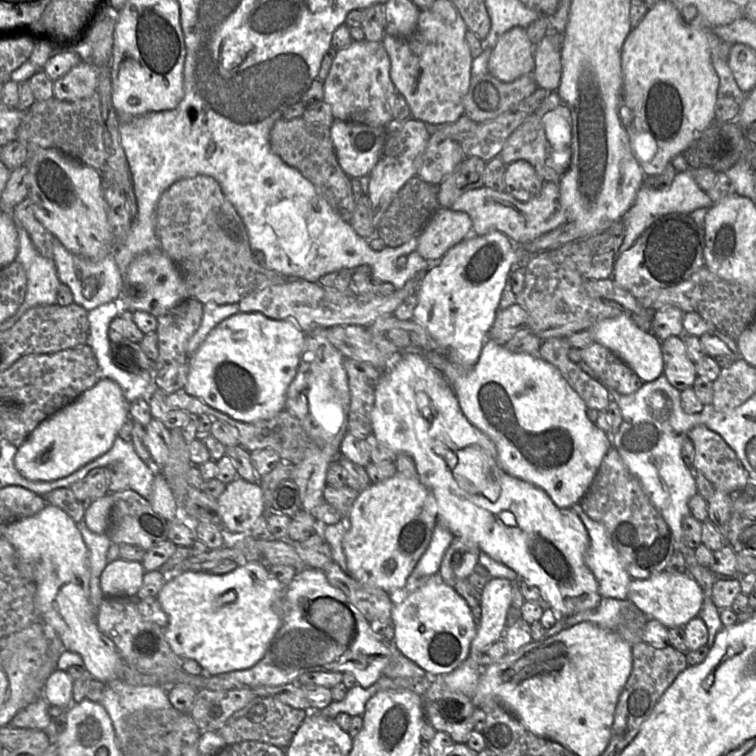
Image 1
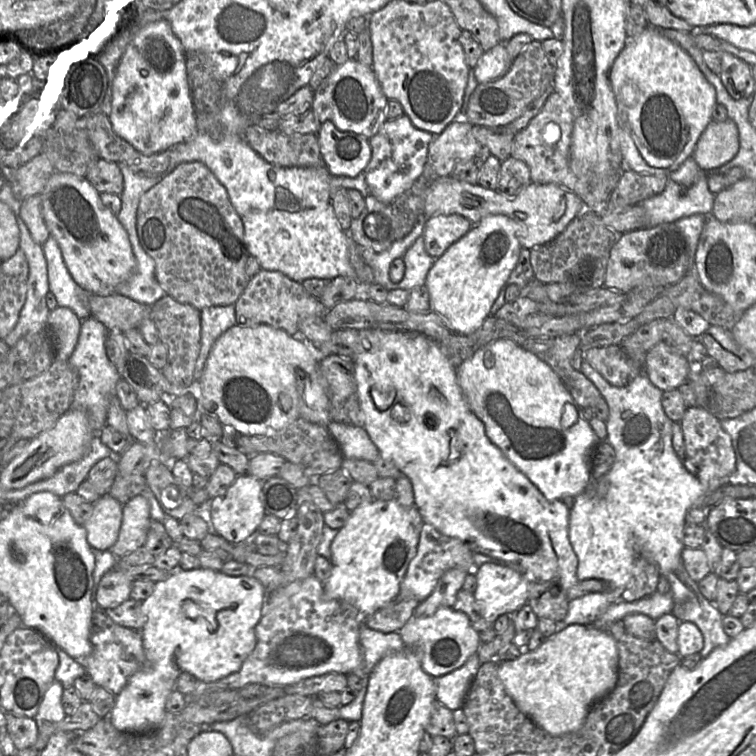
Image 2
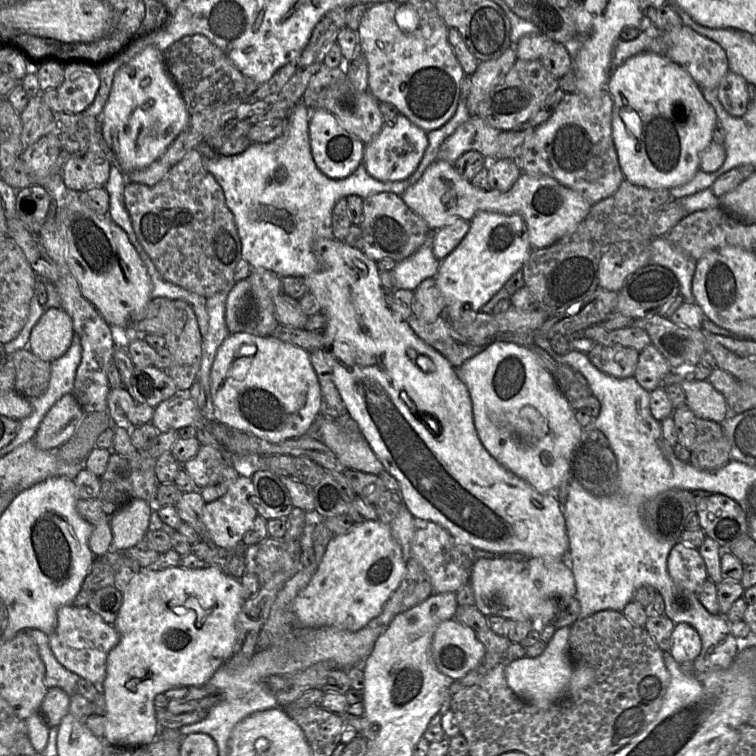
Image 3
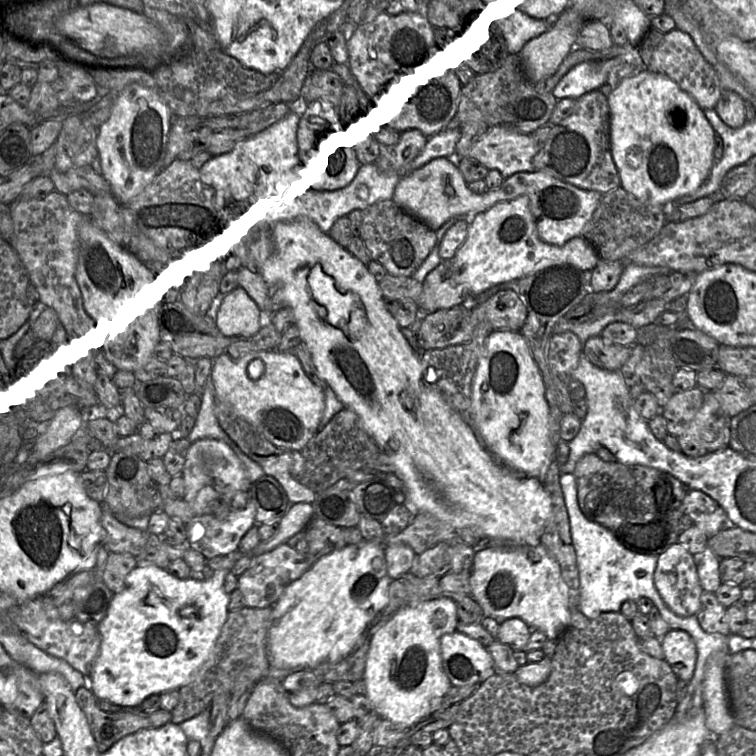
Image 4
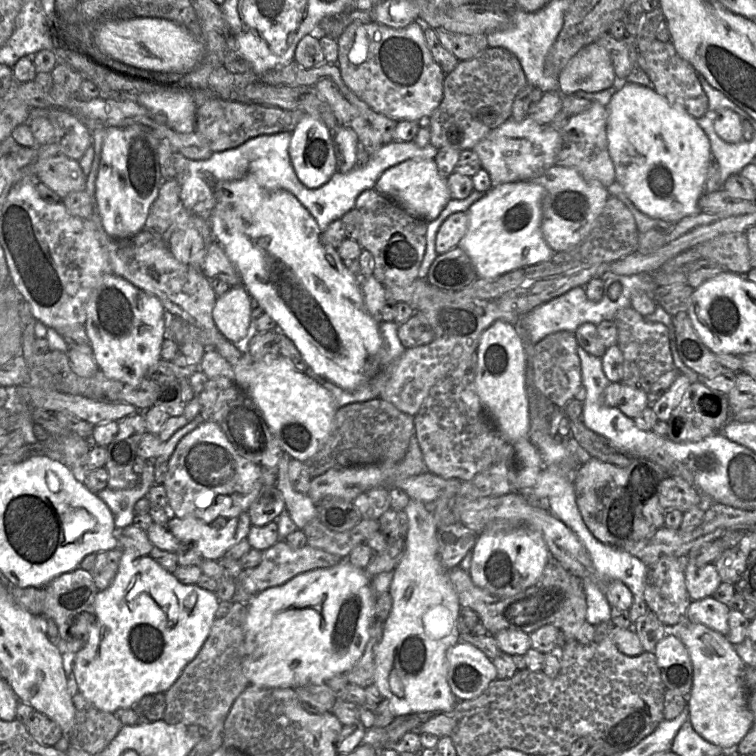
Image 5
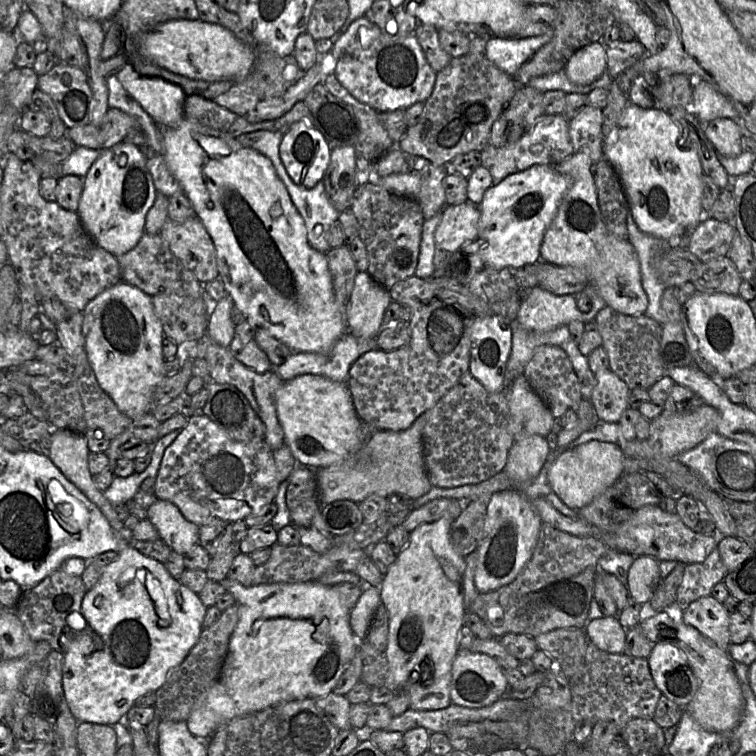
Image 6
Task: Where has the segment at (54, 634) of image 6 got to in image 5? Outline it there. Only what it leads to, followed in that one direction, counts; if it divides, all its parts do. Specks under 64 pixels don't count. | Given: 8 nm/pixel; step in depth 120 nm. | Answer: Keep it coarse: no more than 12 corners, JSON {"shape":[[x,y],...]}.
{"shape":[[77,568],[46,585],[43,617],[60,638],[83,612],[93,616],[99,589]]}

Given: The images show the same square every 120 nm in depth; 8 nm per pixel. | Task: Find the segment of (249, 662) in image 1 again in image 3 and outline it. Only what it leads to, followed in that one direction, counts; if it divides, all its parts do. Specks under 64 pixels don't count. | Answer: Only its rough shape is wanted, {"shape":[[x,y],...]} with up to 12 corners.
{"shape":[[214,566],[142,568],[100,686],[103,741],[159,732],[157,694],[205,685],[245,600]]}

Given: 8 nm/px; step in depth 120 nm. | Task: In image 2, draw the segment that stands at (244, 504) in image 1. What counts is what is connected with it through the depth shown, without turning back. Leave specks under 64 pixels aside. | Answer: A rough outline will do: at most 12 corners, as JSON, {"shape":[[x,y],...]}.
{"shape":[[237,475],[206,516],[231,543],[250,540],[265,514],[262,480]]}

